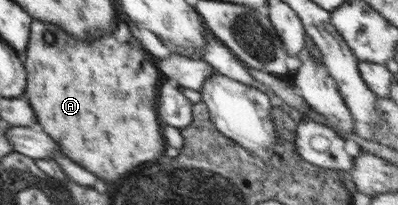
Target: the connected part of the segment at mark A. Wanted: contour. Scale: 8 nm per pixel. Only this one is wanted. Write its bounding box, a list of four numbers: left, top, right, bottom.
[23,20,167,181]

